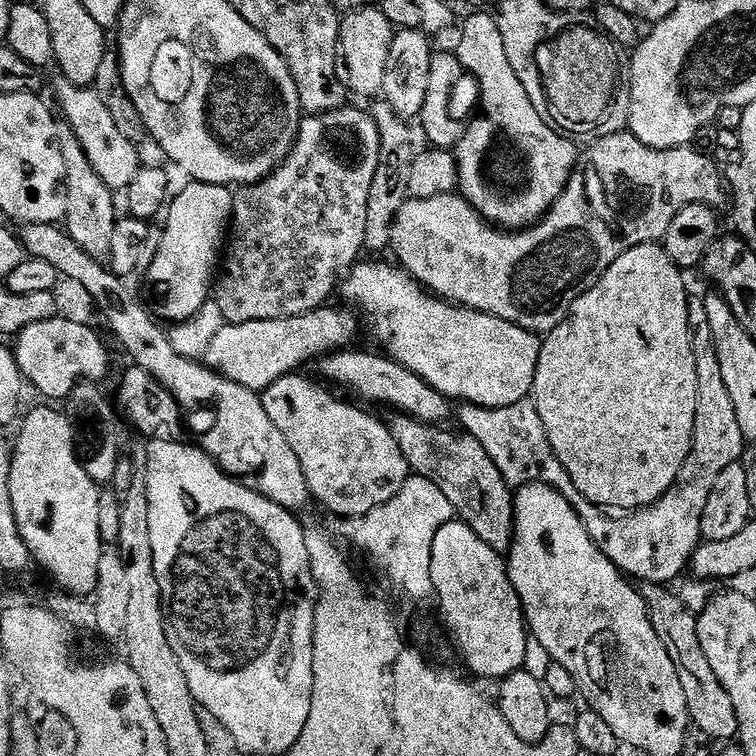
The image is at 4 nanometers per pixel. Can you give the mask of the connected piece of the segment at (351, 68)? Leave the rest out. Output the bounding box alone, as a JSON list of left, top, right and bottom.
[336,6,397,98]

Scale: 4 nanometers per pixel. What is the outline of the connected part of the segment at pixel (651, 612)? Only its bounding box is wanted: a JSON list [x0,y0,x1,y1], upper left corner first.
[639,584,740,741]

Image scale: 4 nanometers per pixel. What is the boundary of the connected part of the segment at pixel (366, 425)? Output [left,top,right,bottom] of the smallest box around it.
[262,374,410,518]

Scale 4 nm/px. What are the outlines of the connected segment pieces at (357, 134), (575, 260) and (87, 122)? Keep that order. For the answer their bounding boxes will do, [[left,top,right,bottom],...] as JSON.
[[214,108,380,324],[391,131,726,334],[56,78,142,189]]

